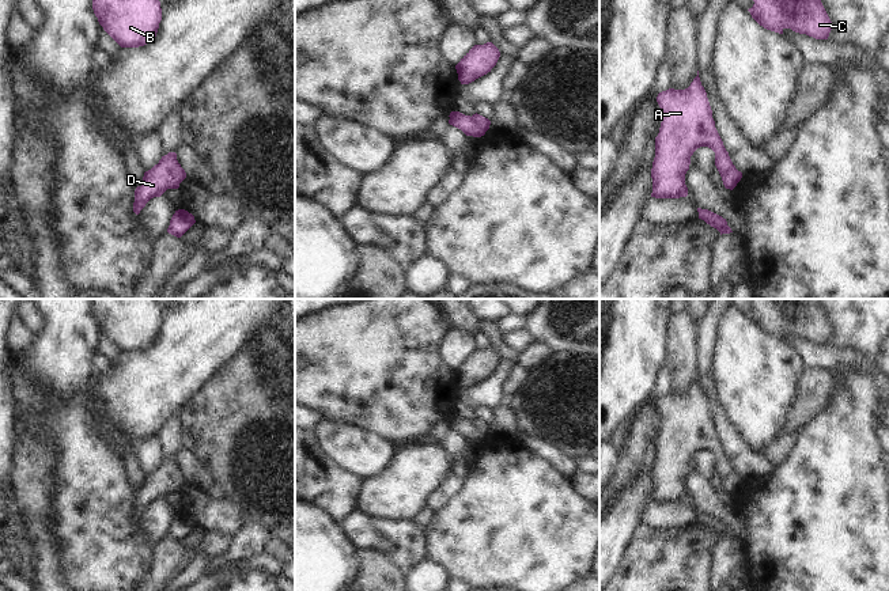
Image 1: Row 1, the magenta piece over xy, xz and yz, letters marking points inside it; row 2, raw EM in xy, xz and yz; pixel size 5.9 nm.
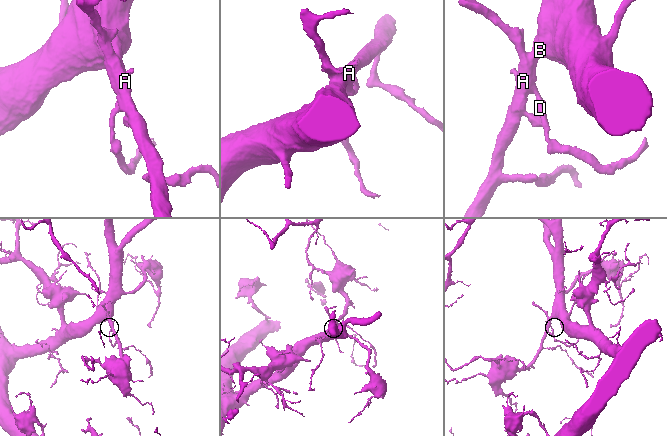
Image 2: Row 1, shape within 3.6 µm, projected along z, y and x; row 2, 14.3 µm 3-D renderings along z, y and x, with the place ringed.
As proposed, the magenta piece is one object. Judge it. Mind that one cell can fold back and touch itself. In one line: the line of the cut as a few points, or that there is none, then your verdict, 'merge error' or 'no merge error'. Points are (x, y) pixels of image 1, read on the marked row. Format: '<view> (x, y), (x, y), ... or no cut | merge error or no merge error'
no cut | no merge error

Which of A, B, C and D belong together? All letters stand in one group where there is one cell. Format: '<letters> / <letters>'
A B C D

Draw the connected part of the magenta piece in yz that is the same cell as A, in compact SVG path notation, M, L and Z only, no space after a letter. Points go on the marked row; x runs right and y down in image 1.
M699 71L688 88L662 91L658 94L657 102L662 111L662 122L655 137L651 197L680 198L688 196L685 174L689 170L691 156L700 147L708 147L715 152L715 166L723 185L733 190L741 181L742 173L733 164L715 128Z

